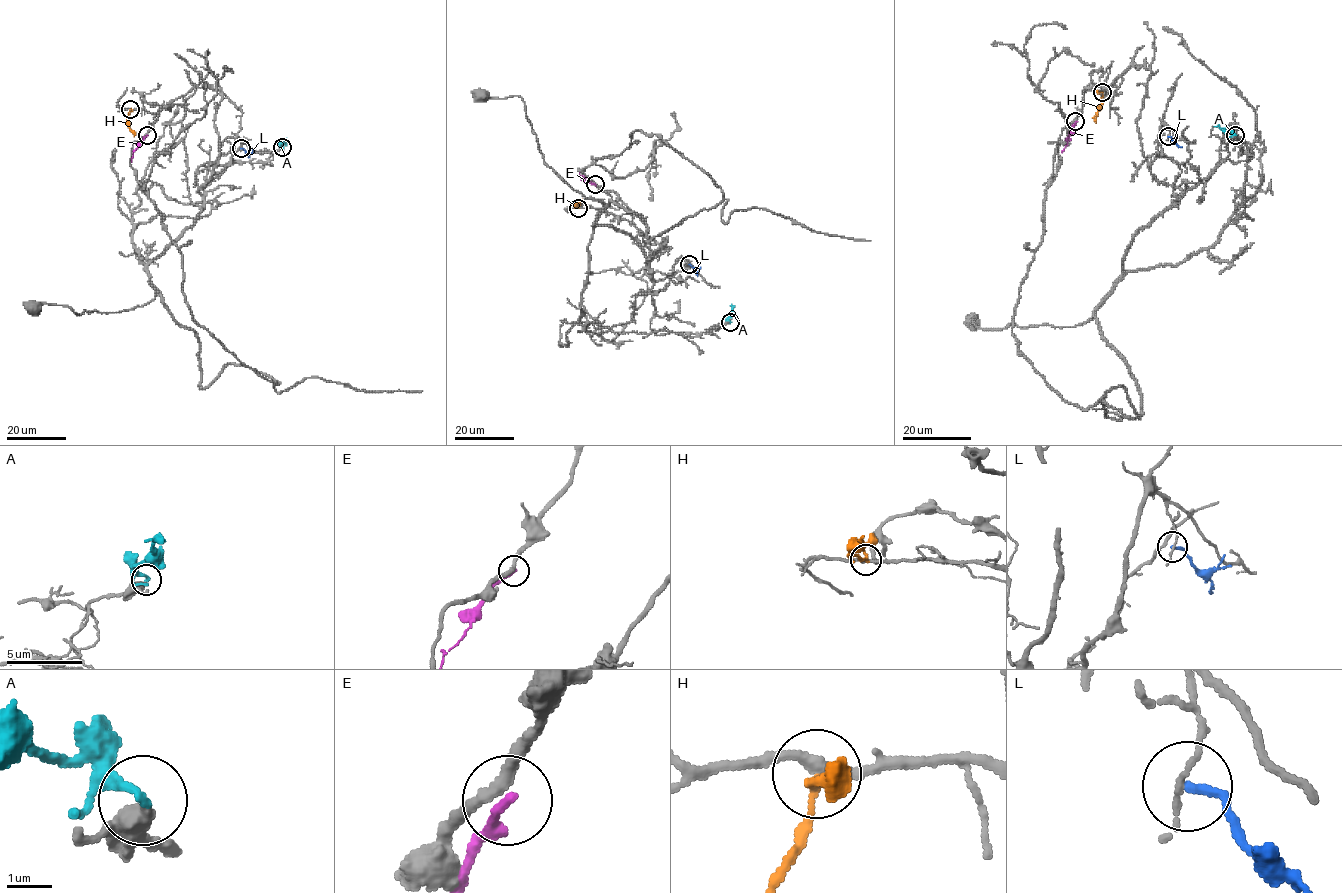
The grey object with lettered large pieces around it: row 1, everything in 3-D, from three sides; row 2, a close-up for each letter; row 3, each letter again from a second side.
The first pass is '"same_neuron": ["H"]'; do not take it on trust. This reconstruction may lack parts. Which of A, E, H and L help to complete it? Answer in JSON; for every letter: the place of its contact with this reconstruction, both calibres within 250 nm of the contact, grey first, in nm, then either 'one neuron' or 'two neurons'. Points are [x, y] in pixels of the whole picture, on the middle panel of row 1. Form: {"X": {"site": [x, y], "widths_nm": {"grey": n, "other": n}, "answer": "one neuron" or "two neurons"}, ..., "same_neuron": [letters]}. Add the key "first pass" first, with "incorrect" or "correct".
{"first pass": "incorrect", "A": {"site": [730, 322], "widths_nm": {"grey": 320, "other": 200}, "answer": "one neuron"}, "E": {"site": [595, 184], "widths_nm": {"grey": 240, "other": 200}, "answer": "two neurons"}, "H": {"site": [578, 208], "widths_nm": {"grey": 240, "other": 160}, "answer": "two neurons"}, "L": {"site": [689, 264], "widths_nm": {"grey": 100, "other": 180}, "answer": "two neurons"}, "same_neuron": ["A"]}

